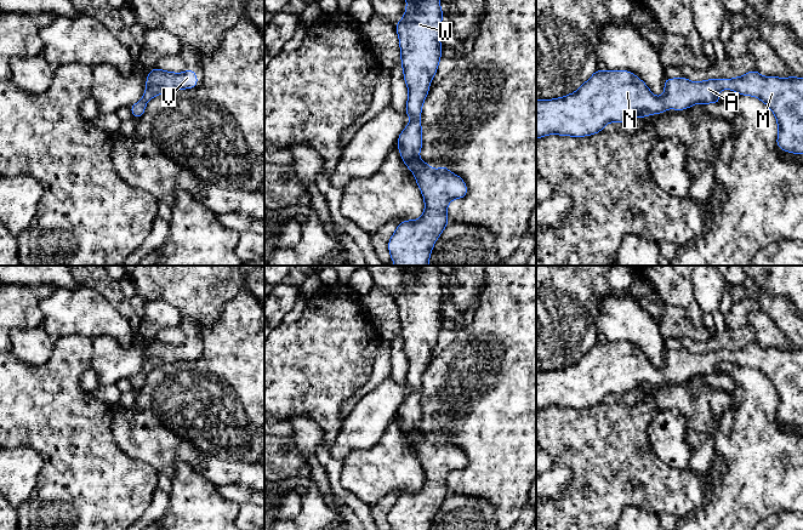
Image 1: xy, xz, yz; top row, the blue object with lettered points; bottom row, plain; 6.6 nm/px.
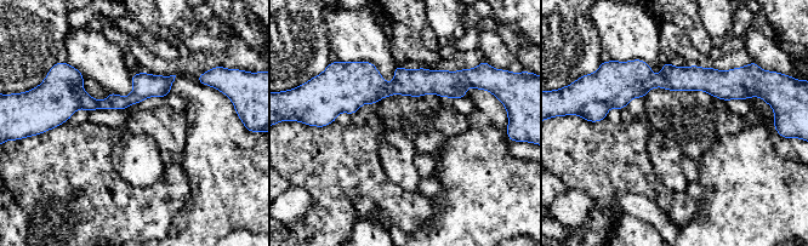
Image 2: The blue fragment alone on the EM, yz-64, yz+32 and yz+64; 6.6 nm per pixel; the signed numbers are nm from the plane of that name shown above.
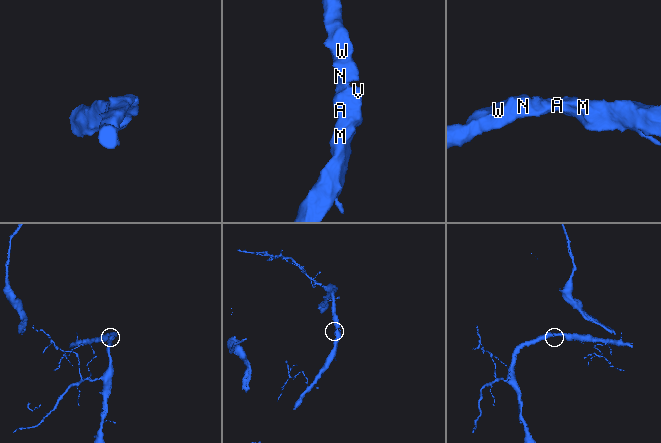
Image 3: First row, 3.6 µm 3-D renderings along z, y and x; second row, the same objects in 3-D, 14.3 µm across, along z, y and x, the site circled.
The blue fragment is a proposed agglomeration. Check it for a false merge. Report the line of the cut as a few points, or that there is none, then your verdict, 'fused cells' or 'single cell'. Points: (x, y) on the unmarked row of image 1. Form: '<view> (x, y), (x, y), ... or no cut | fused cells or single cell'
no cut | single cell

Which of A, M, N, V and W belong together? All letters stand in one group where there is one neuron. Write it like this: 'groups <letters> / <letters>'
groups A M N V W

